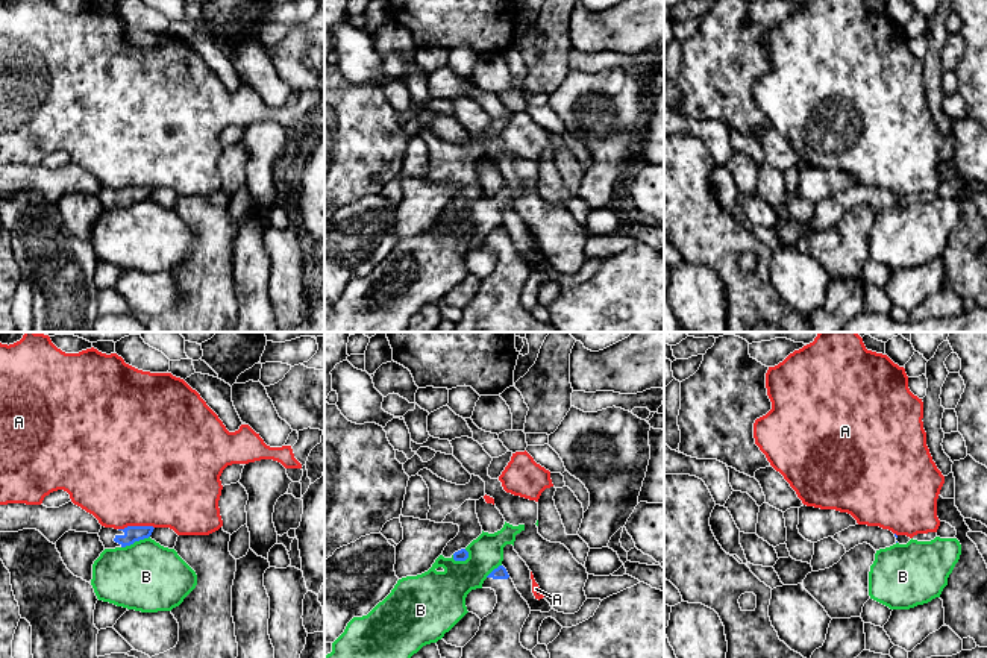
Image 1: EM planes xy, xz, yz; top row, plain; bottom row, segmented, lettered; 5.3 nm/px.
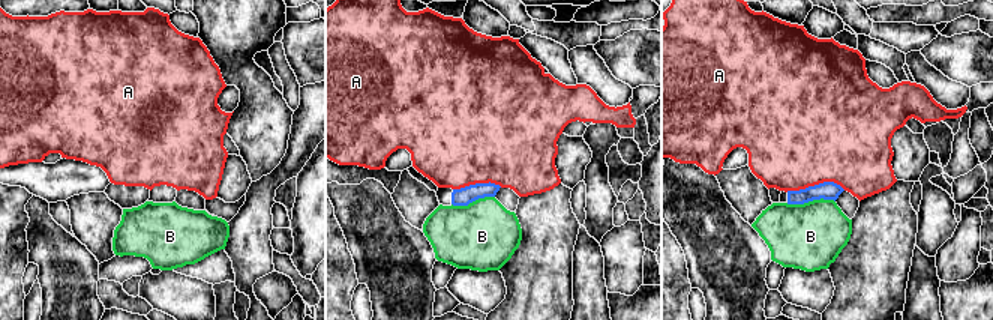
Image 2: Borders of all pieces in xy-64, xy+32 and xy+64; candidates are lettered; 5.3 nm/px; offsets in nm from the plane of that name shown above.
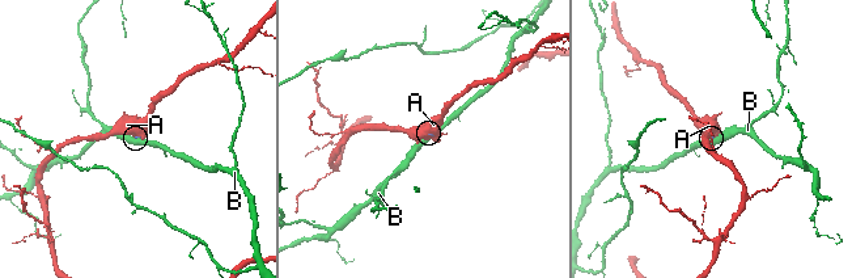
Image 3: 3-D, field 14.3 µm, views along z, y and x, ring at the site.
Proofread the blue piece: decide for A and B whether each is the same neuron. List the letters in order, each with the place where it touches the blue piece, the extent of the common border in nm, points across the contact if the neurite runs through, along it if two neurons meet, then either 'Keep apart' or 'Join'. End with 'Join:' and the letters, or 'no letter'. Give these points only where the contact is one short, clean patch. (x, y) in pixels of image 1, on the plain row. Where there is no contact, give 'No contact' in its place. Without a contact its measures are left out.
A: Touches blue at xy (135, 187). Shared border 190 nm. Boundary: xy (153, 187), (125, 187), (119, 190). Keep apart
B: Touches blue at xy (135, 200). Shared border 170 nm. Boundary: xy (149, 196), (122, 208). Keep apart
Join: no letter

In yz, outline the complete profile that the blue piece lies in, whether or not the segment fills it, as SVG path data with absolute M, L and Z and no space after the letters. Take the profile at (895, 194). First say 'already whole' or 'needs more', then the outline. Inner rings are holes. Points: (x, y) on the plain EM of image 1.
needs more; M855 185L814 203L811 220L813 232L825 230L837 224L841 217L858 205L867 203L875 211L896 205L898 196L879 186Z

